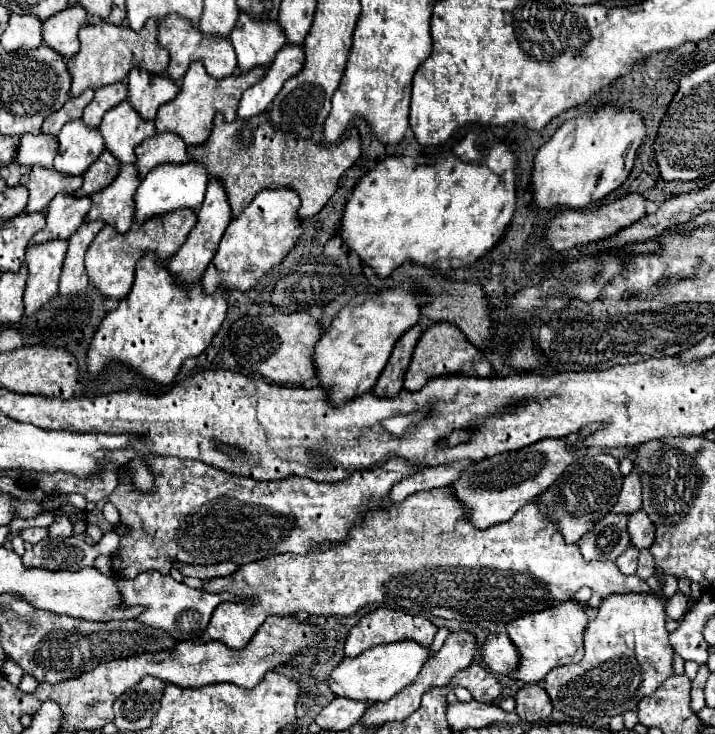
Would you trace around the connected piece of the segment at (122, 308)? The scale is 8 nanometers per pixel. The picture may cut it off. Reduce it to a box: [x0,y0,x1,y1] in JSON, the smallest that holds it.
[88,254,226,384]

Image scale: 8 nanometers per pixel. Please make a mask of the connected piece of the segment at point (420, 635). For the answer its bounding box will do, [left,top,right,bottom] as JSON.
[344,608,436,656]

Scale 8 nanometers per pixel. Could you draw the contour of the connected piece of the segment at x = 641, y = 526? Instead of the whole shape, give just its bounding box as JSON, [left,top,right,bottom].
[628,510,654,550]

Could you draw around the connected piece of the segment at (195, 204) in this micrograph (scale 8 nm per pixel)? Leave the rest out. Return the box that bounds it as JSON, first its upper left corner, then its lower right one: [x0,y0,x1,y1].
[134,162,210,224]

